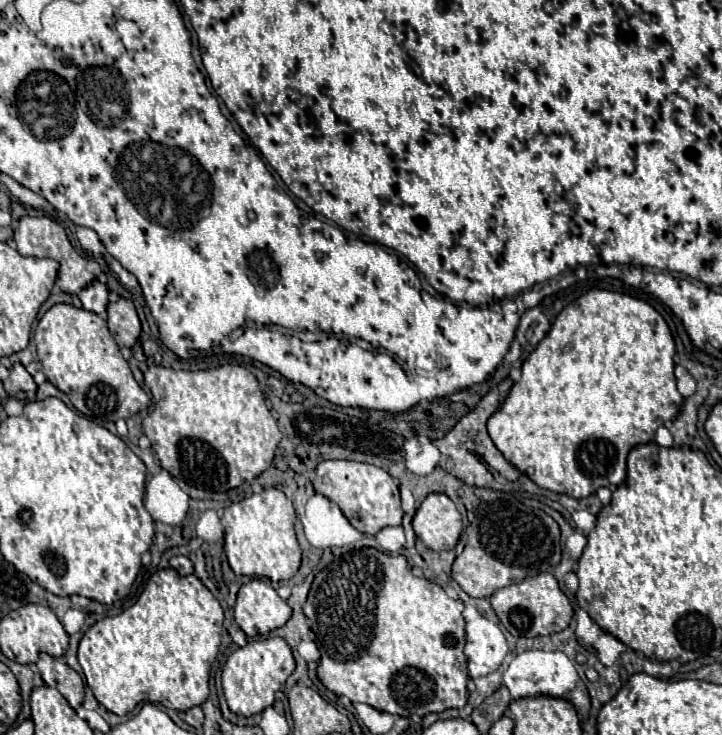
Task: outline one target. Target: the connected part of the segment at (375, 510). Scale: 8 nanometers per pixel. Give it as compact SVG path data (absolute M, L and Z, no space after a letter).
M322 461L314 471L312 485L316 493L334 501L350 525L364 535L376 535L384 527L396 527L402 523L404 511L400 507L398 485L382 467L358 461Z

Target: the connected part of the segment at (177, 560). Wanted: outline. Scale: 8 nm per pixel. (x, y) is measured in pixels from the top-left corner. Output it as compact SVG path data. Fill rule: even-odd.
M172 557L170 559L170 567L172 569L176 569L180 575L190 575L192 573L192 563L190 563L190 559L188 557Z

